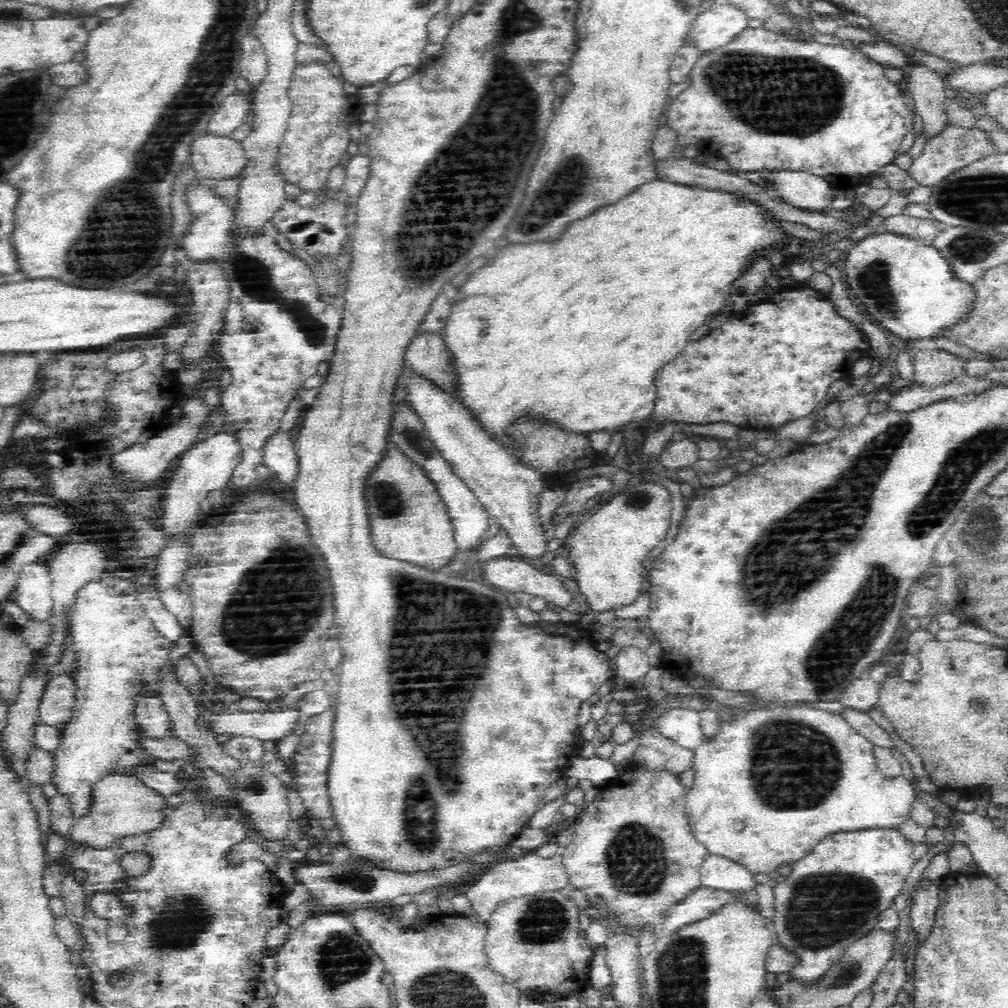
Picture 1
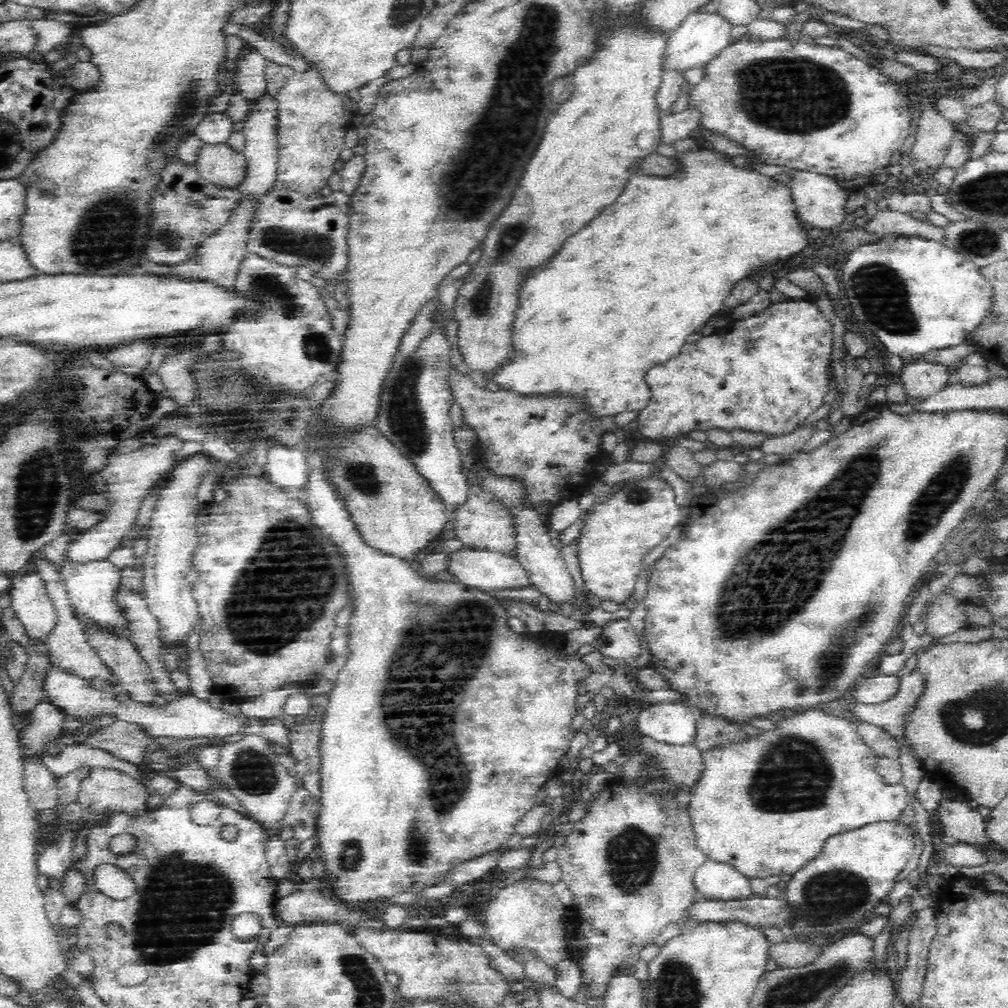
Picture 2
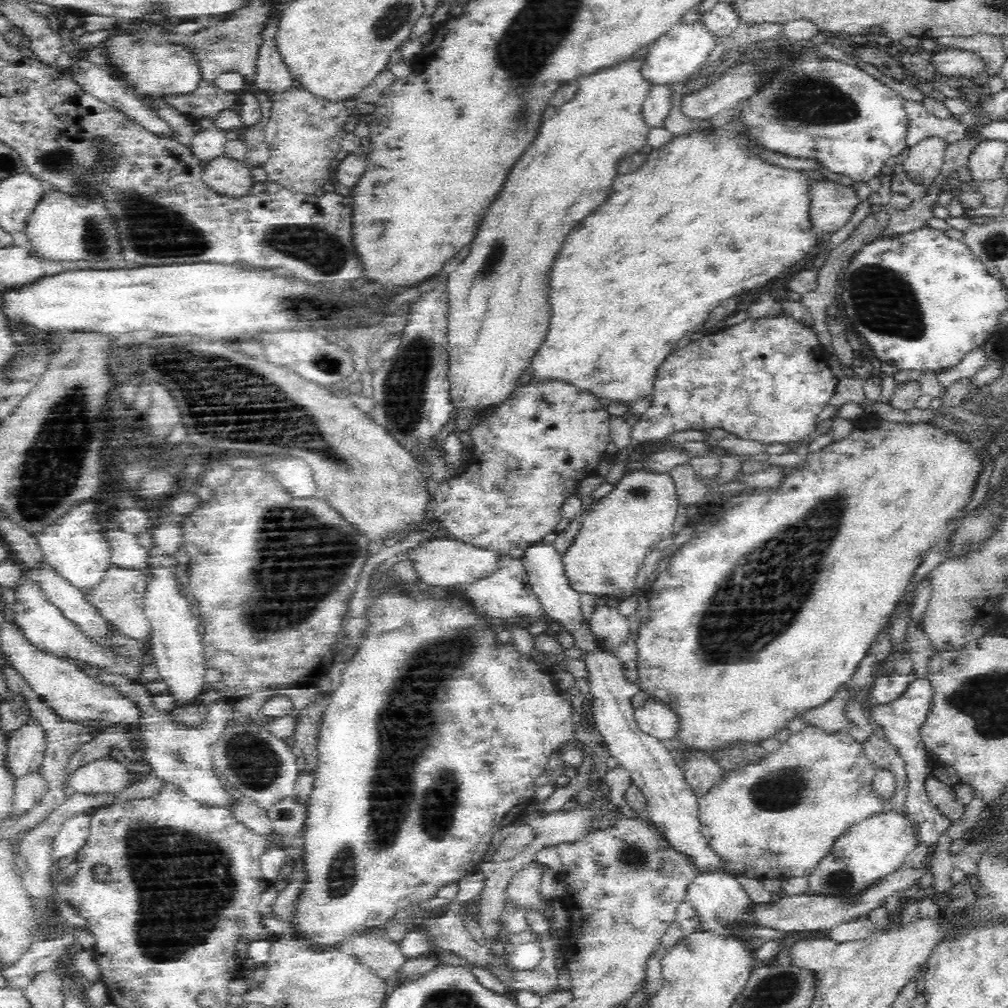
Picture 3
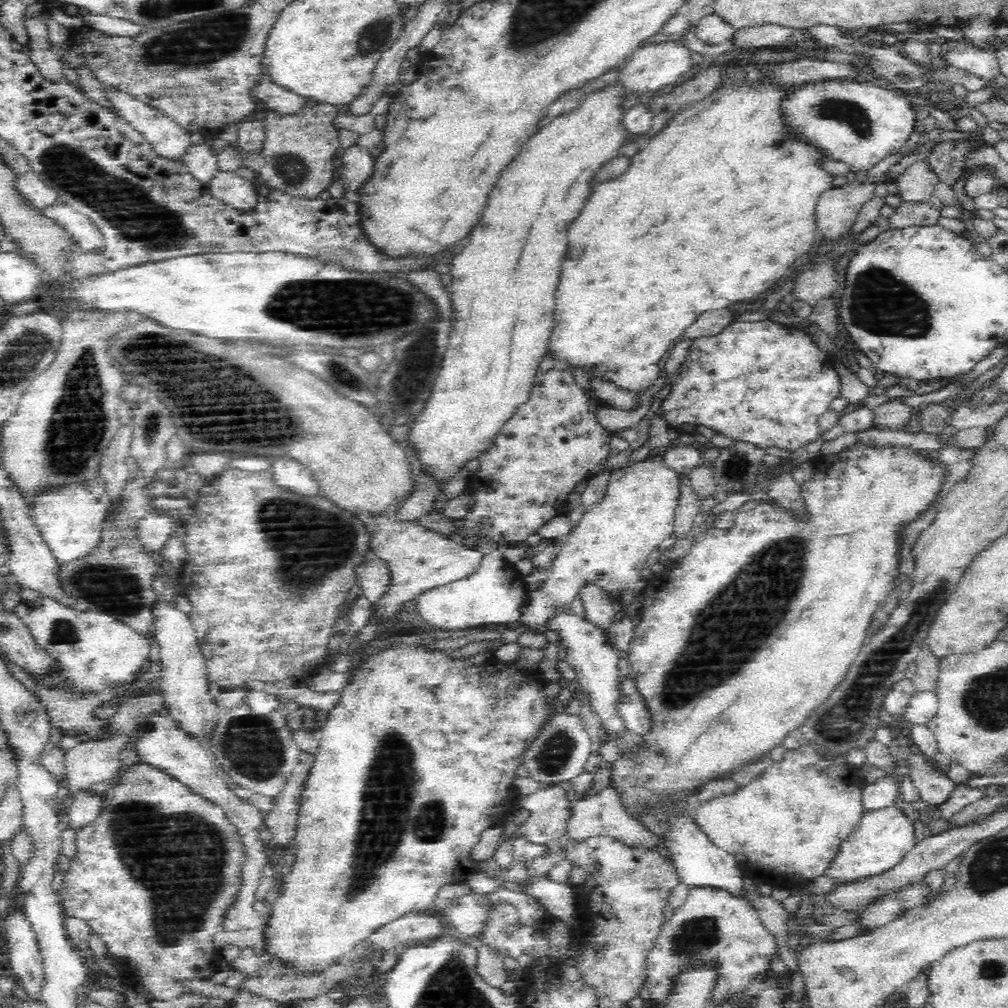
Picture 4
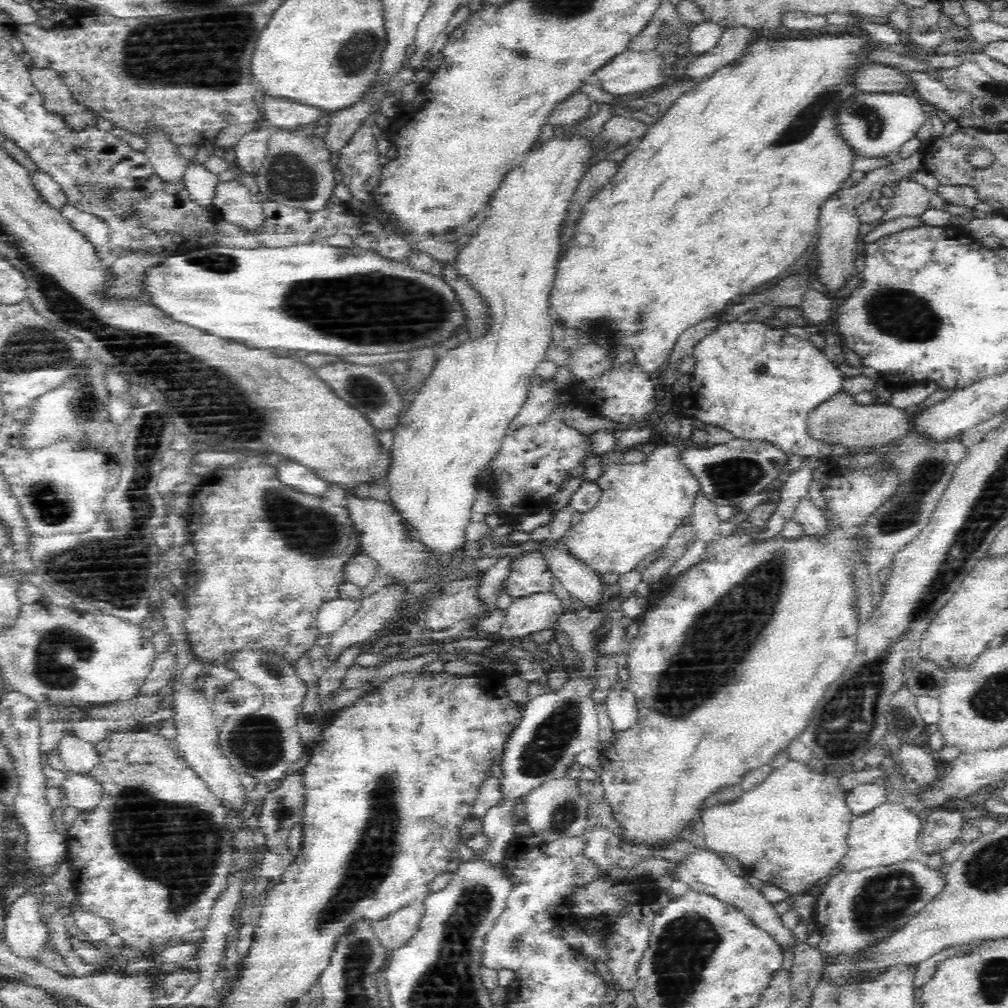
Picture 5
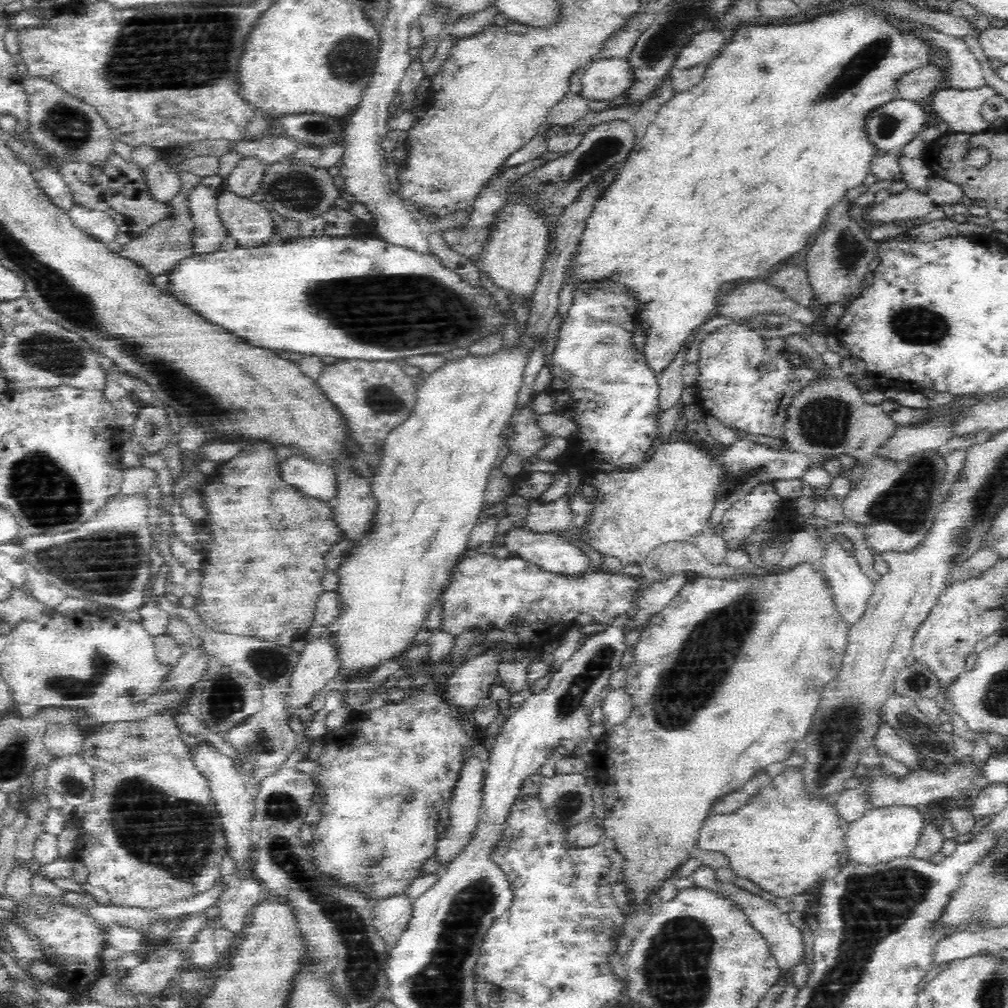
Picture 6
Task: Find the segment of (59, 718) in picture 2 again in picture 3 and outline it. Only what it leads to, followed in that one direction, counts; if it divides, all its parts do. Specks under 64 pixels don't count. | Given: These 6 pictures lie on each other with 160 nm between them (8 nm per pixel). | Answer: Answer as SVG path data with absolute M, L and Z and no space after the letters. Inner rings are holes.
M32 717L28 724L8 735L3 758L14 782L28 774L39 772L46 748L44 732Z

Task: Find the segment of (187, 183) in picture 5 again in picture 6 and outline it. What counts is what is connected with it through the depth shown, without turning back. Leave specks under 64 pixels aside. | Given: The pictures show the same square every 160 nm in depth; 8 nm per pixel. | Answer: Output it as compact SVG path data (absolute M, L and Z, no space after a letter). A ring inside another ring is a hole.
M201 183L190 195L189 207L194 223L191 243L194 255L216 253L231 245L230 236L217 209L218 193Z

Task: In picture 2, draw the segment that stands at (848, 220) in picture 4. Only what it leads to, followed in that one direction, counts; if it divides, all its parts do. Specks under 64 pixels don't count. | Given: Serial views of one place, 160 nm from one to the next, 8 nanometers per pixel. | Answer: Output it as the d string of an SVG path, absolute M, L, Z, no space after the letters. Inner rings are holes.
M792 170L789 182L794 197L794 203L800 220L807 222L810 227L822 228L822 230L832 230L840 226L846 218L846 202L848 192L834 179L822 174L804 170Z

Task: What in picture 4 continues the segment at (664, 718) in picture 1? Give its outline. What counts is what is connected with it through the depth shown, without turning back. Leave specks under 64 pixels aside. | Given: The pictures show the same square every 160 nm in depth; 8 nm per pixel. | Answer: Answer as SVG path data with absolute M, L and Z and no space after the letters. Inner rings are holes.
M638 691L620 695L615 704L615 713L622 721L624 729L638 736L644 736L652 726L646 703Z

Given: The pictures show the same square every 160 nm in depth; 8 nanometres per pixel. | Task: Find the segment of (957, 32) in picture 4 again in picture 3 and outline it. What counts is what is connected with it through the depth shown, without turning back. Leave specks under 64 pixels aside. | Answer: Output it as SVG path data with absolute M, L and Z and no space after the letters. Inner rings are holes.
M938 49L933 53L931 60L937 74L943 78L976 78L986 72L986 59L968 49Z

